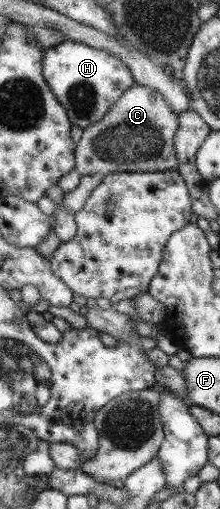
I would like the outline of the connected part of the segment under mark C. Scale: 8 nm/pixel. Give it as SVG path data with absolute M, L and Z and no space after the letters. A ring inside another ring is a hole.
M135 83L113 103L104 118L83 130L77 142L75 170L81 176L174 170L177 158L173 137L180 125L177 114L158 91Z

